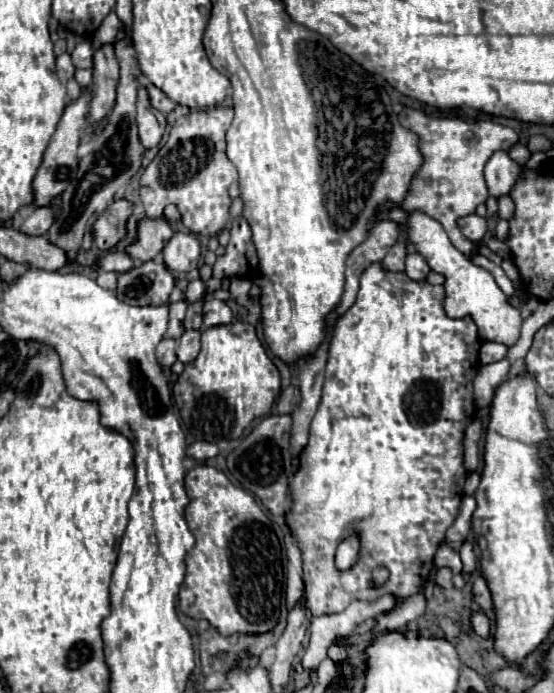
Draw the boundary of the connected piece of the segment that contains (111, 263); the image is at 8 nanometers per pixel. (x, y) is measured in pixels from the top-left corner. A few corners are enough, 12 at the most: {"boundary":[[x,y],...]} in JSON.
{"boundary":[[107,252],[101,268],[107,272],[127,272],[135,264],[129,254]]}

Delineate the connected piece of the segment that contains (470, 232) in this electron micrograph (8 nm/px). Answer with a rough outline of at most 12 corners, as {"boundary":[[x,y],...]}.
{"boundary":[[477,214],[459,218],[459,230],[479,242],[487,232],[485,218]]}

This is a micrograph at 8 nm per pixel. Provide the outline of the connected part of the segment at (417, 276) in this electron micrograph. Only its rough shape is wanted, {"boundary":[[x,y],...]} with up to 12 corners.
{"boundary":[[409,254],[405,274],[411,280],[425,280],[431,272],[421,254]]}

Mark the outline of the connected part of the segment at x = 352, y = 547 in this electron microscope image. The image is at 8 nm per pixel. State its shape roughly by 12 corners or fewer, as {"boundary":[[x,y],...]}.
{"boundary":[[359,536],[343,538],[335,552],[337,570],[351,570],[359,560]]}

